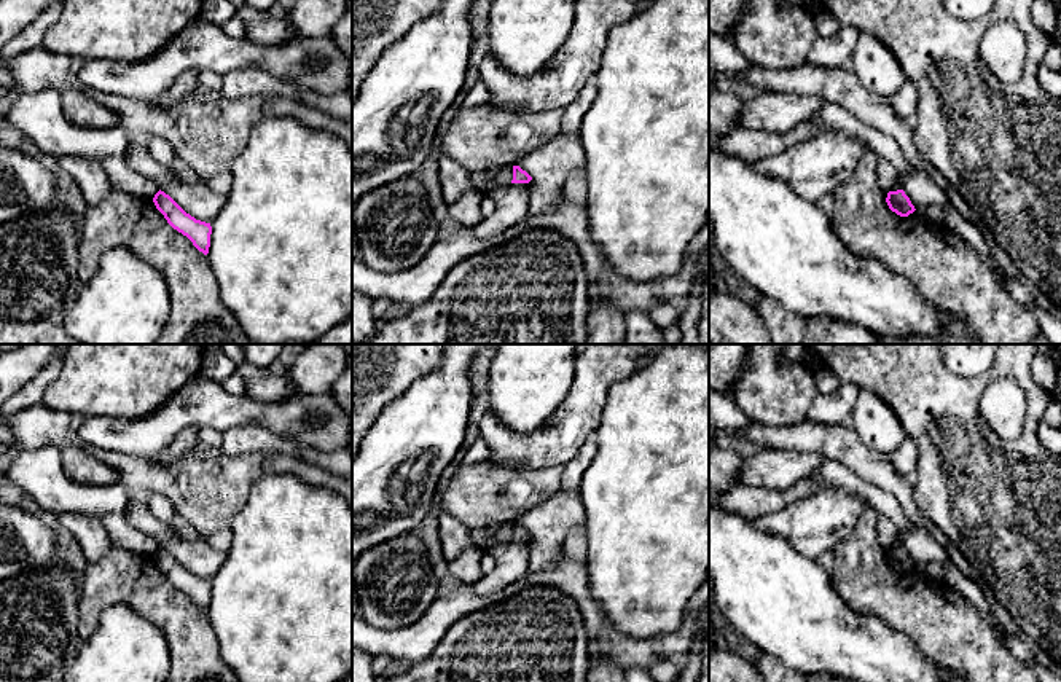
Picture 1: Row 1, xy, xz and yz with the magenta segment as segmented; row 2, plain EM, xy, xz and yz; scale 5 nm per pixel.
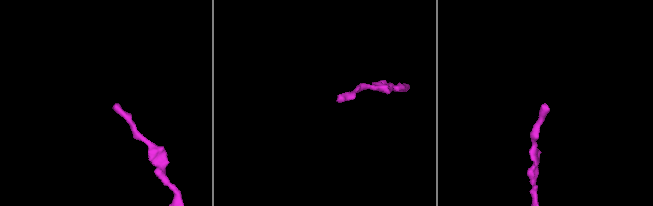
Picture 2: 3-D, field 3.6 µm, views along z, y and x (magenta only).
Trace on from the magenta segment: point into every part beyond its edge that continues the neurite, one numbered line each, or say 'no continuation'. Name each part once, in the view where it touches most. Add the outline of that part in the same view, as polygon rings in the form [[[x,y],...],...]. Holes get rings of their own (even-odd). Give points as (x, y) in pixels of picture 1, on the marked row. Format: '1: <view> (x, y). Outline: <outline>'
no continuation

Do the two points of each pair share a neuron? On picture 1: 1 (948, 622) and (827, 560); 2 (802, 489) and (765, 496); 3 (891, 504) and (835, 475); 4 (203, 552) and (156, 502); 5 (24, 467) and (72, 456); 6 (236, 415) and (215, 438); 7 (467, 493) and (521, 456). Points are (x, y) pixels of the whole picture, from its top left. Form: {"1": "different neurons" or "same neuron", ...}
{"1": "different neurons", "2": "same neuron", "3": "same neuron", "4": "different neurons", "5": "different neurons", "6": "different neurons", "7": "different neurons"}

